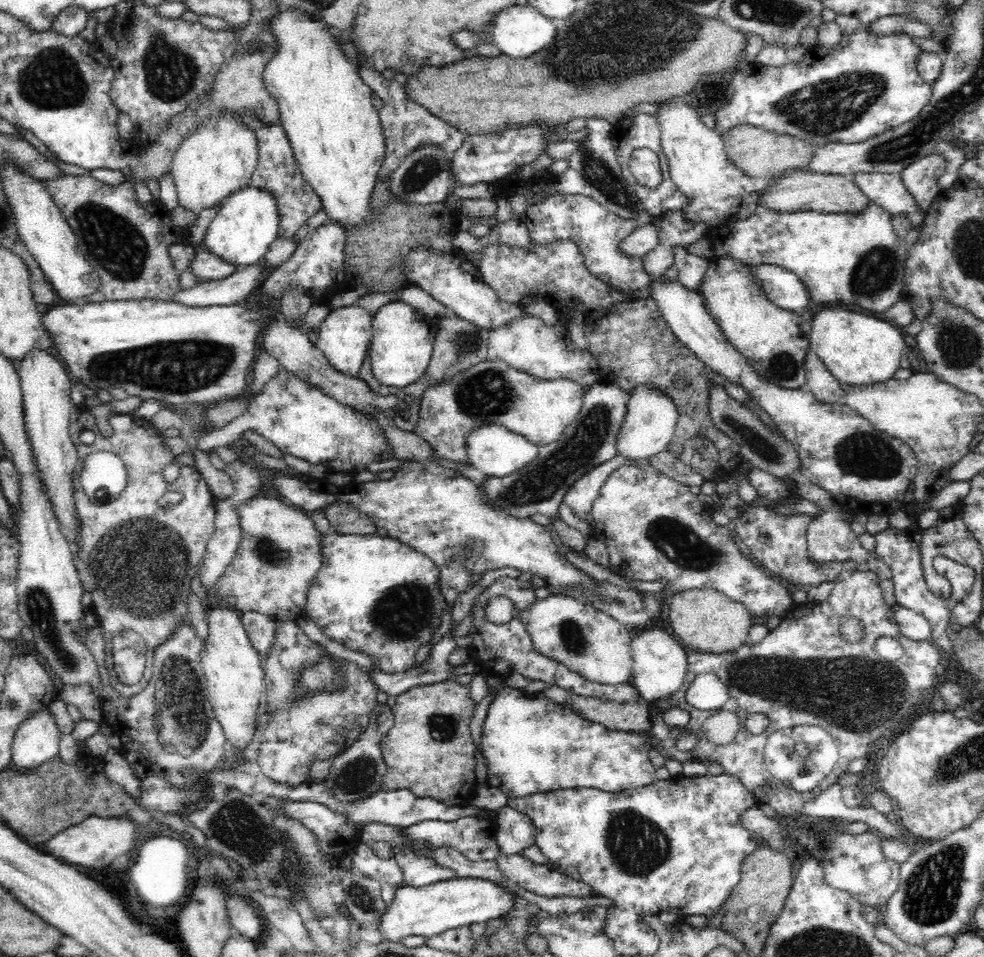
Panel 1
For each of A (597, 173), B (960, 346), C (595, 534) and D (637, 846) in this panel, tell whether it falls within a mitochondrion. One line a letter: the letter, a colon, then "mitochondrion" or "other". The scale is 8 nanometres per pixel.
A: mitochondrion
B: mitochondrion
C: other
D: mitochondrion

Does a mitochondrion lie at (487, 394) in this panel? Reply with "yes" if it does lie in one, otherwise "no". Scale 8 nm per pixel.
yes

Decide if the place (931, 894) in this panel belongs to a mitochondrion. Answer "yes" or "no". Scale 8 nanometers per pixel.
yes

